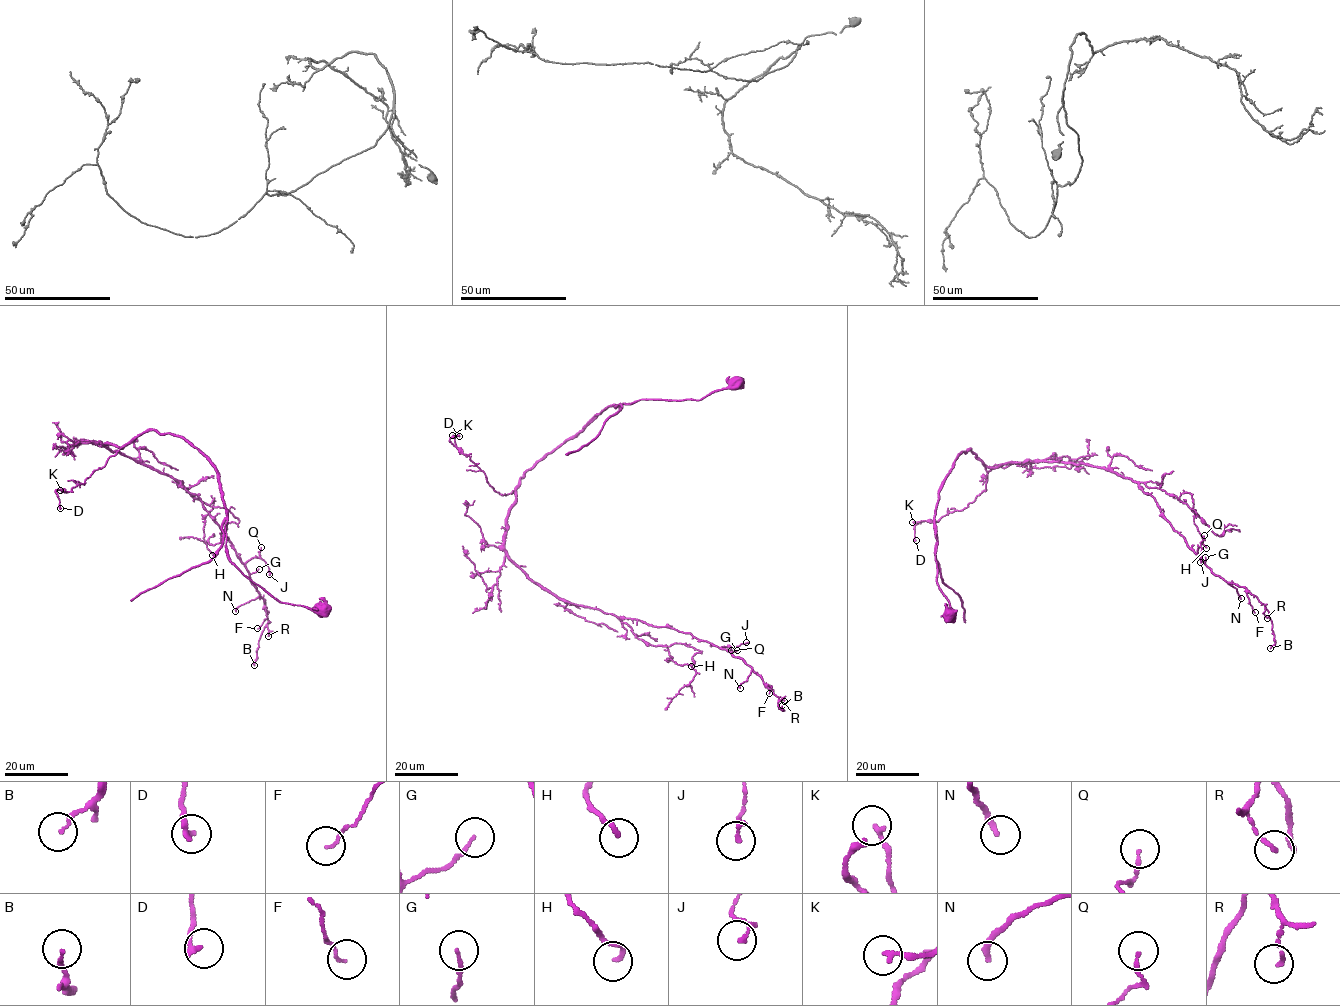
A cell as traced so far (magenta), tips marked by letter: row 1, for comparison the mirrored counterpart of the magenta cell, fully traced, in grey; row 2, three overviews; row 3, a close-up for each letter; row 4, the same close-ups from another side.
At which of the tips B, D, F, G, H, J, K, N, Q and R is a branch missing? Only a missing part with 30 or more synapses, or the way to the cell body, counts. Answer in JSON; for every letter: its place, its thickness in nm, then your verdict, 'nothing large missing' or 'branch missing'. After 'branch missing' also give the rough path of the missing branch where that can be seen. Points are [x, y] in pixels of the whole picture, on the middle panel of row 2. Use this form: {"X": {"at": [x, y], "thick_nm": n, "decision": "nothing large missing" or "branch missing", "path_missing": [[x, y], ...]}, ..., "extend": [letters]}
{"B": {"at": [782, 705], "thick_nm": 140, "decision": "nothing large missing"}, "D": {"at": [459, 436], "thick_nm": 240, "decision": "nothing large missing"}, "F": {"at": [769, 693], "thick_nm": 90, "decision": "nothing large missing"}, "G": {"at": [737, 650], "thick_nm": 120, "decision": "nothing large missing"}, "H": {"at": [691, 666], "thick_nm": 180, "decision": "nothing large missing"}, "J": {"at": [746, 642], "thick_nm": 180, "decision": "nothing large missing"}, "K": {"at": [452, 435], "thick_nm": 180, "decision": "nothing large missing"}, "N": {"at": [740, 688], "thick_nm": 240, "decision": "nothing large missing"}, "Q": {"at": [731, 650], "thick_nm": 130, "decision": "nothing large missing"}, "R": {"at": [784, 701], "thick_nm": 130, "decision": "nothing large missing"}, "extend": []}

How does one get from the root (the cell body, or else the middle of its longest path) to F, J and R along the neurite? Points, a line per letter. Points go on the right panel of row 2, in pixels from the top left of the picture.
F: (953, 613), (936, 578), (935, 507), (970, 449), (988, 467), (1071, 462), (1137, 482), (1255, 612)
J: (953, 613), (935, 507), (970, 449), (988, 467), (1060, 461), (1134, 480), (1200, 562)
R: (953, 613), (936, 578), (935, 507), (970, 449), (988, 467), (1071, 462), (1137, 482), (1267, 618)

